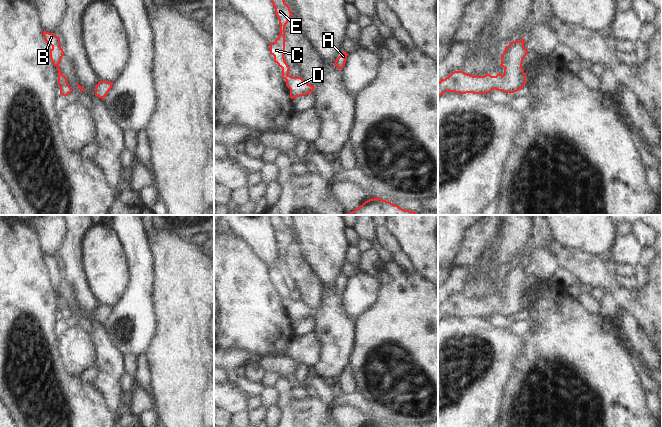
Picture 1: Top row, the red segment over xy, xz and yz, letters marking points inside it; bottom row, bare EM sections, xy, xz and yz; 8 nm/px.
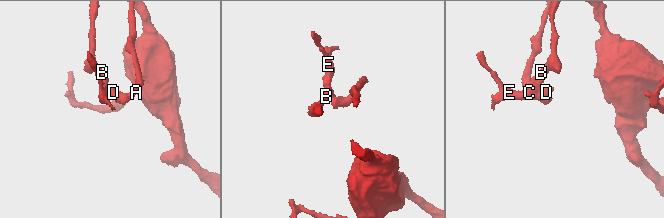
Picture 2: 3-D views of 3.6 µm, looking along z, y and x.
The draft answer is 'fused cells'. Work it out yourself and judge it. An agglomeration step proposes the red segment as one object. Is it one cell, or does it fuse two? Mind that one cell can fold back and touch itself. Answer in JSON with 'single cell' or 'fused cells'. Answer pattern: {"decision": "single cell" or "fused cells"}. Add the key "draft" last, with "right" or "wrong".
{"decision": "fused cells", "draft": "right"}

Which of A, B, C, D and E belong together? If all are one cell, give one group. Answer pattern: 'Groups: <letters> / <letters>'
Groups: A D / B C E.

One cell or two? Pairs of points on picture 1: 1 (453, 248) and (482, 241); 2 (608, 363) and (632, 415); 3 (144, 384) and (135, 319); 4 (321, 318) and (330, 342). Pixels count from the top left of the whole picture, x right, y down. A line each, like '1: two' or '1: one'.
1: two
2: one
3: two
4: one

